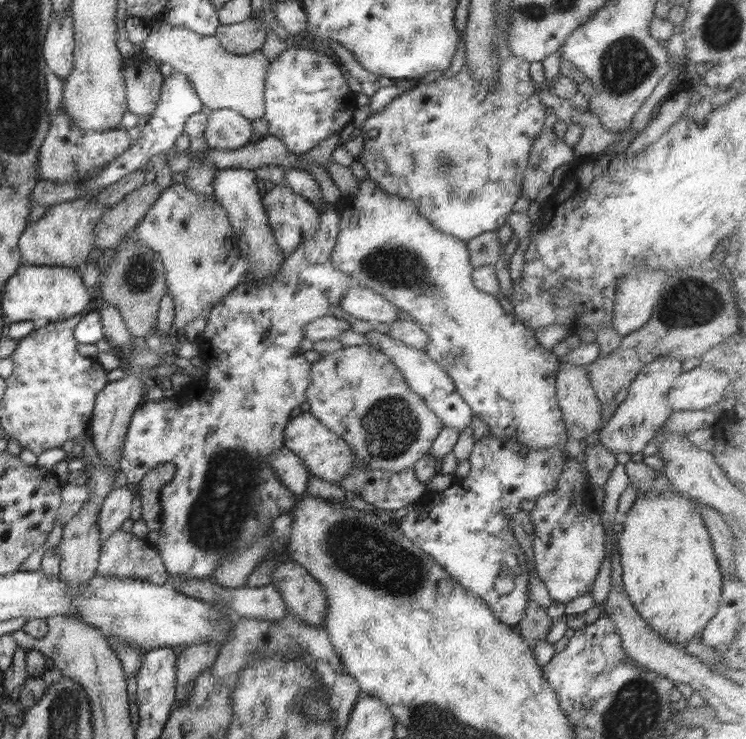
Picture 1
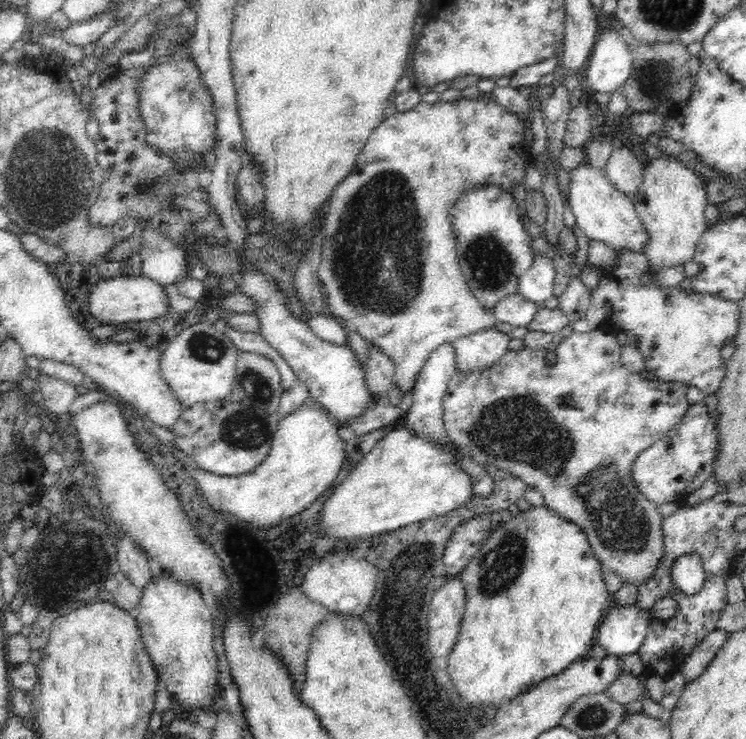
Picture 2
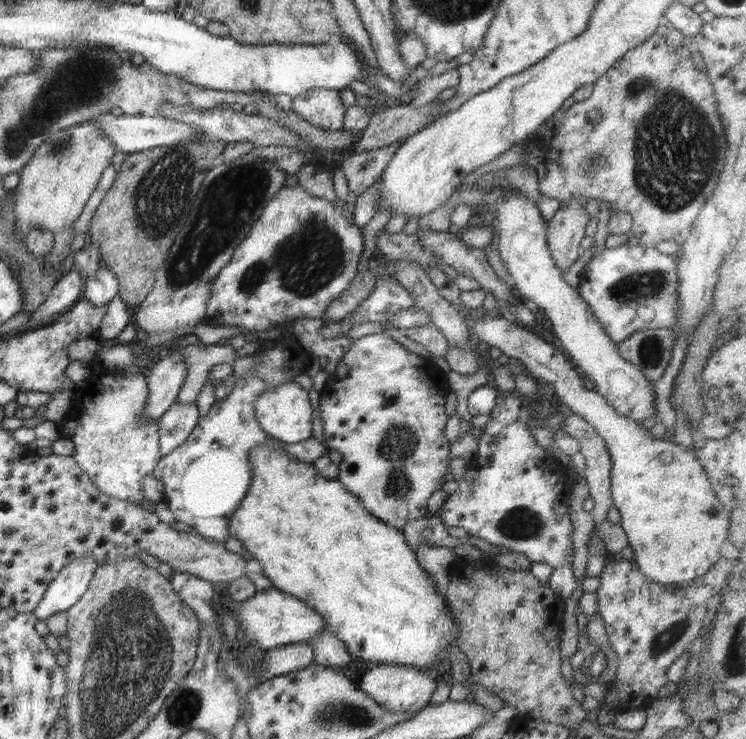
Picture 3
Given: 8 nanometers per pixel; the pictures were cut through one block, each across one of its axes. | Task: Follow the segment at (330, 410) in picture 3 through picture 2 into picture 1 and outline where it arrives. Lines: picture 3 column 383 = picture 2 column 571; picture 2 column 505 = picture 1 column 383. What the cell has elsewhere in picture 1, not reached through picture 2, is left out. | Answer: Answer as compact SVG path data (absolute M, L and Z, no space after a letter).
M370 345L344 346L322 355L312 363L310 384L305 395L310 414L350 443L359 463L366 463L370 469L400 472L413 467L416 461L429 454L434 439L444 427L442 420L426 407L422 398L410 390L392 360Z

